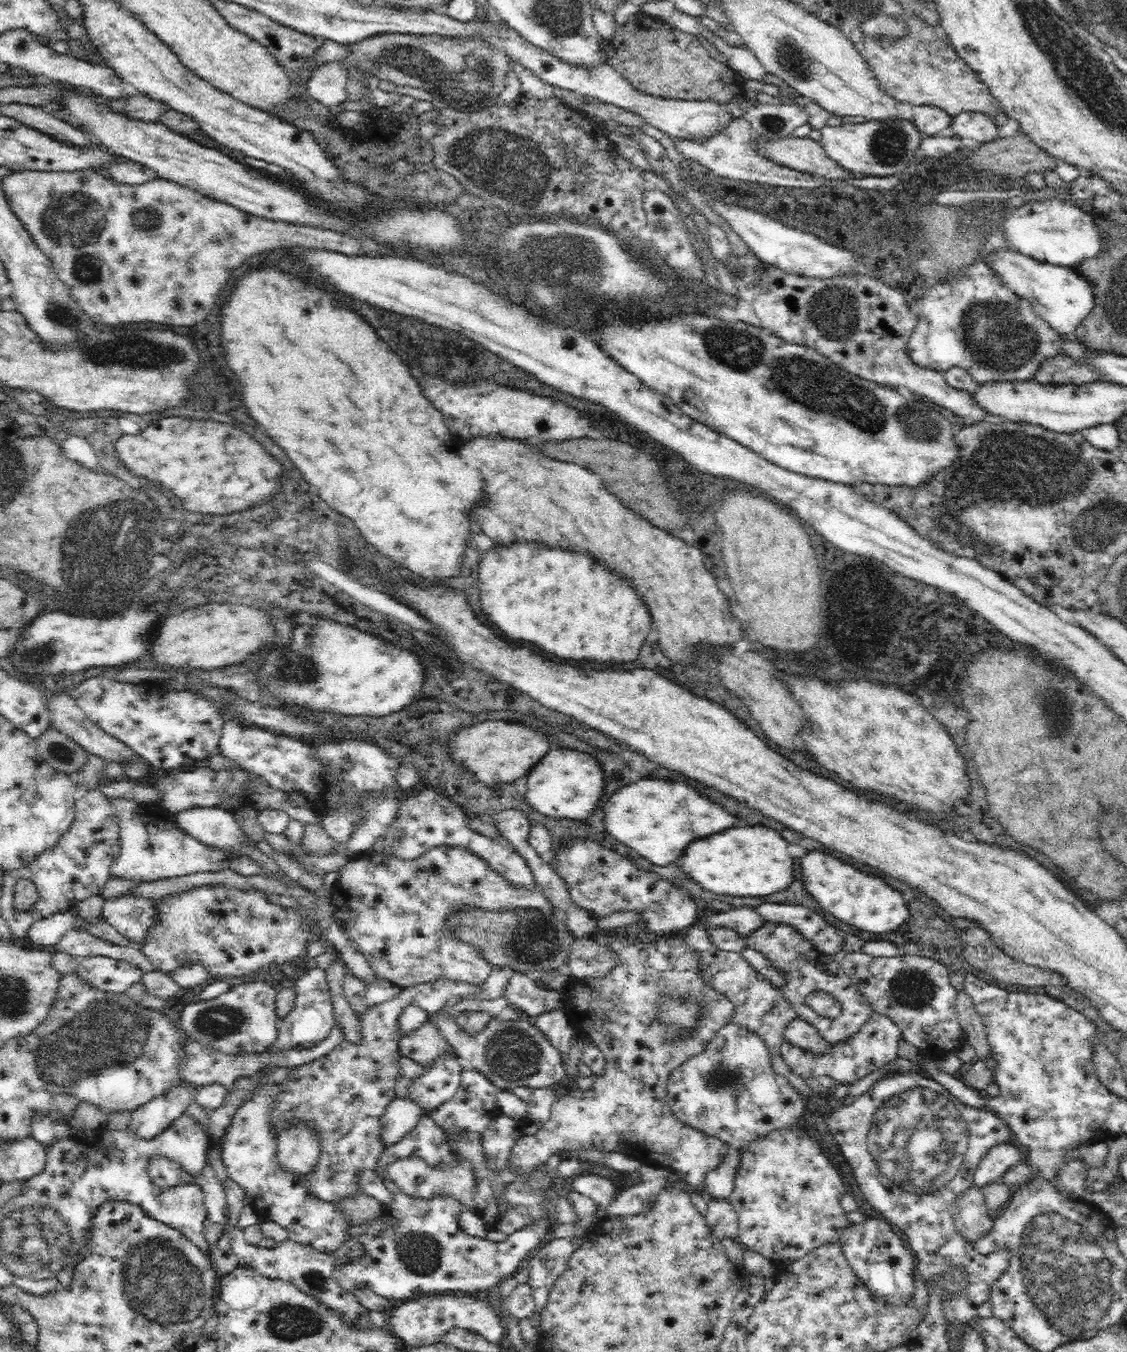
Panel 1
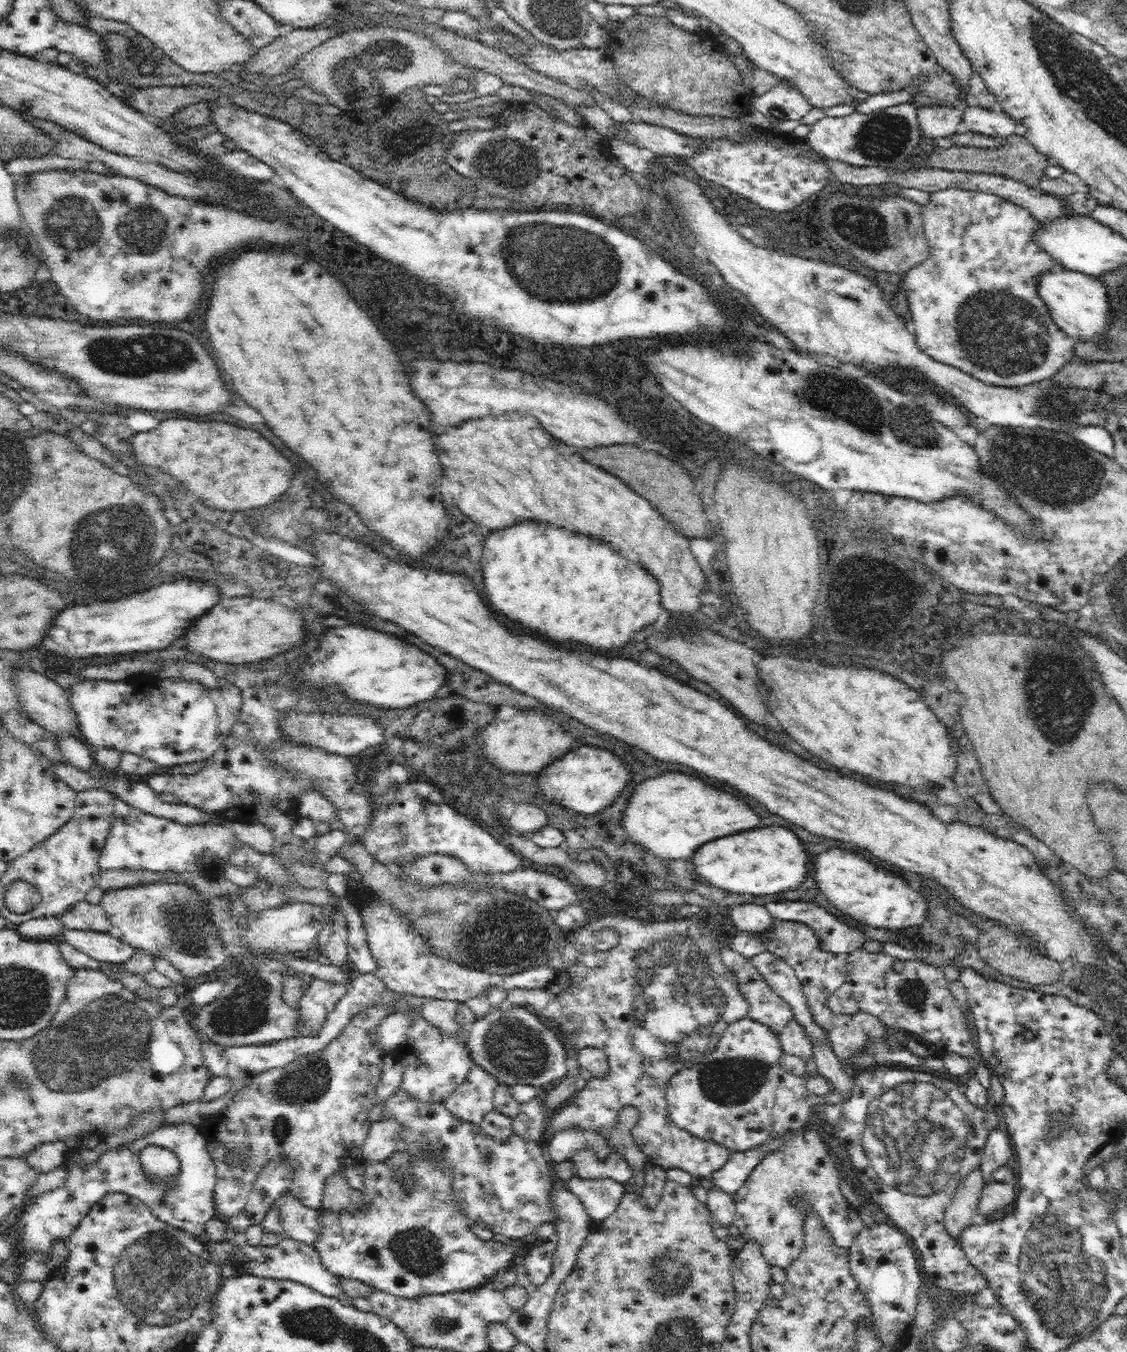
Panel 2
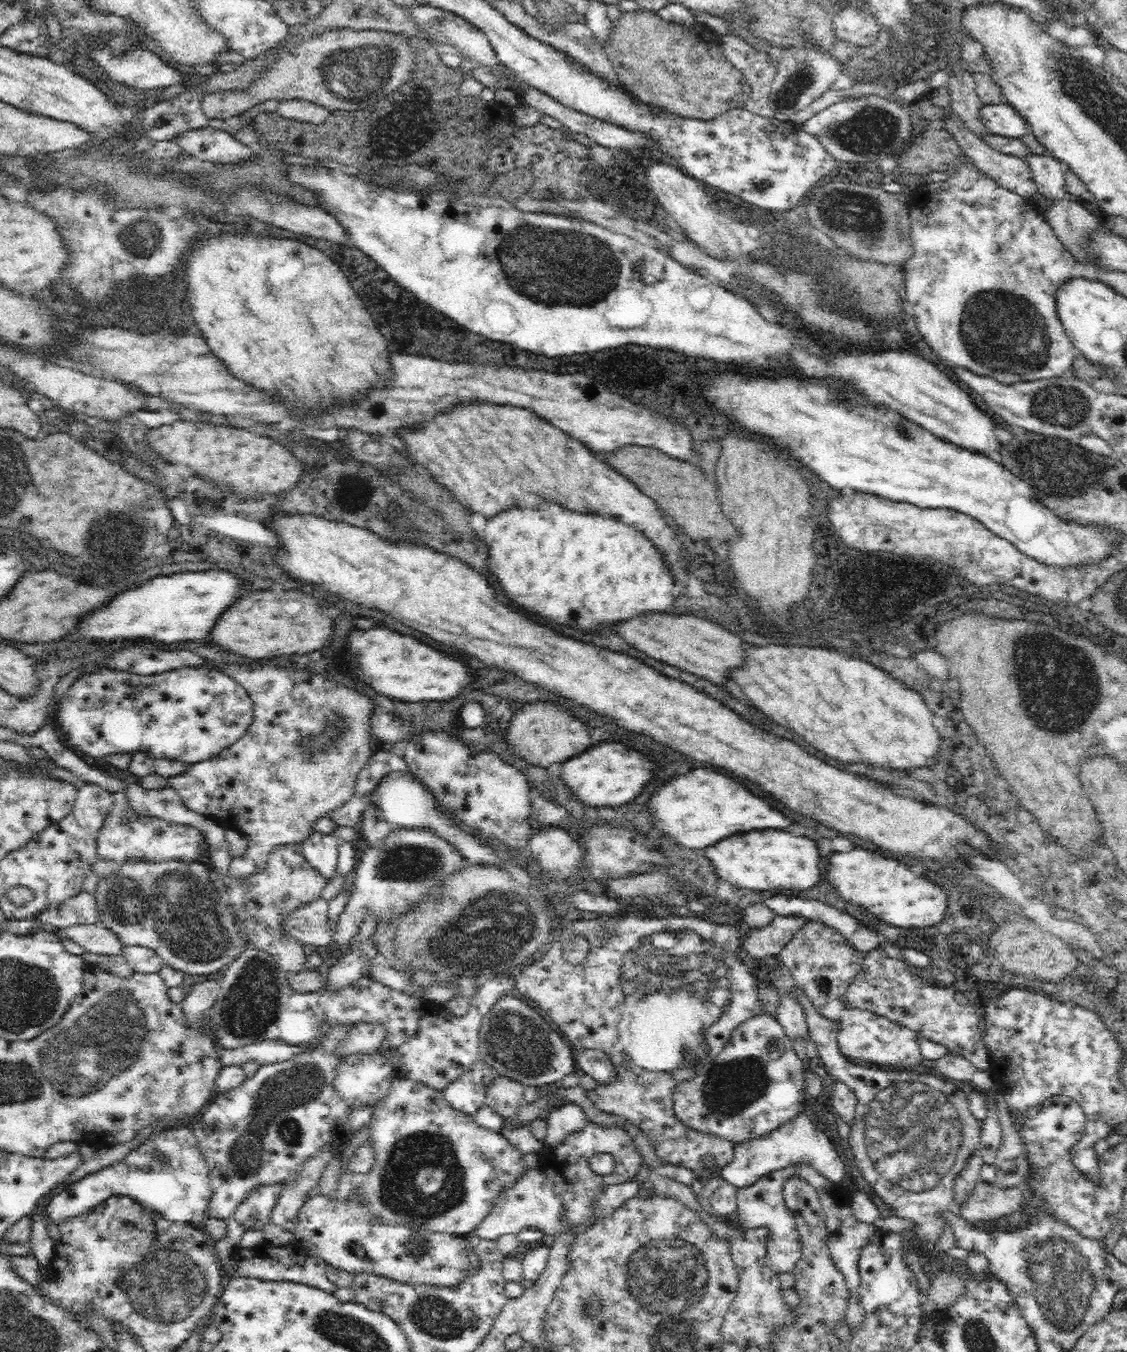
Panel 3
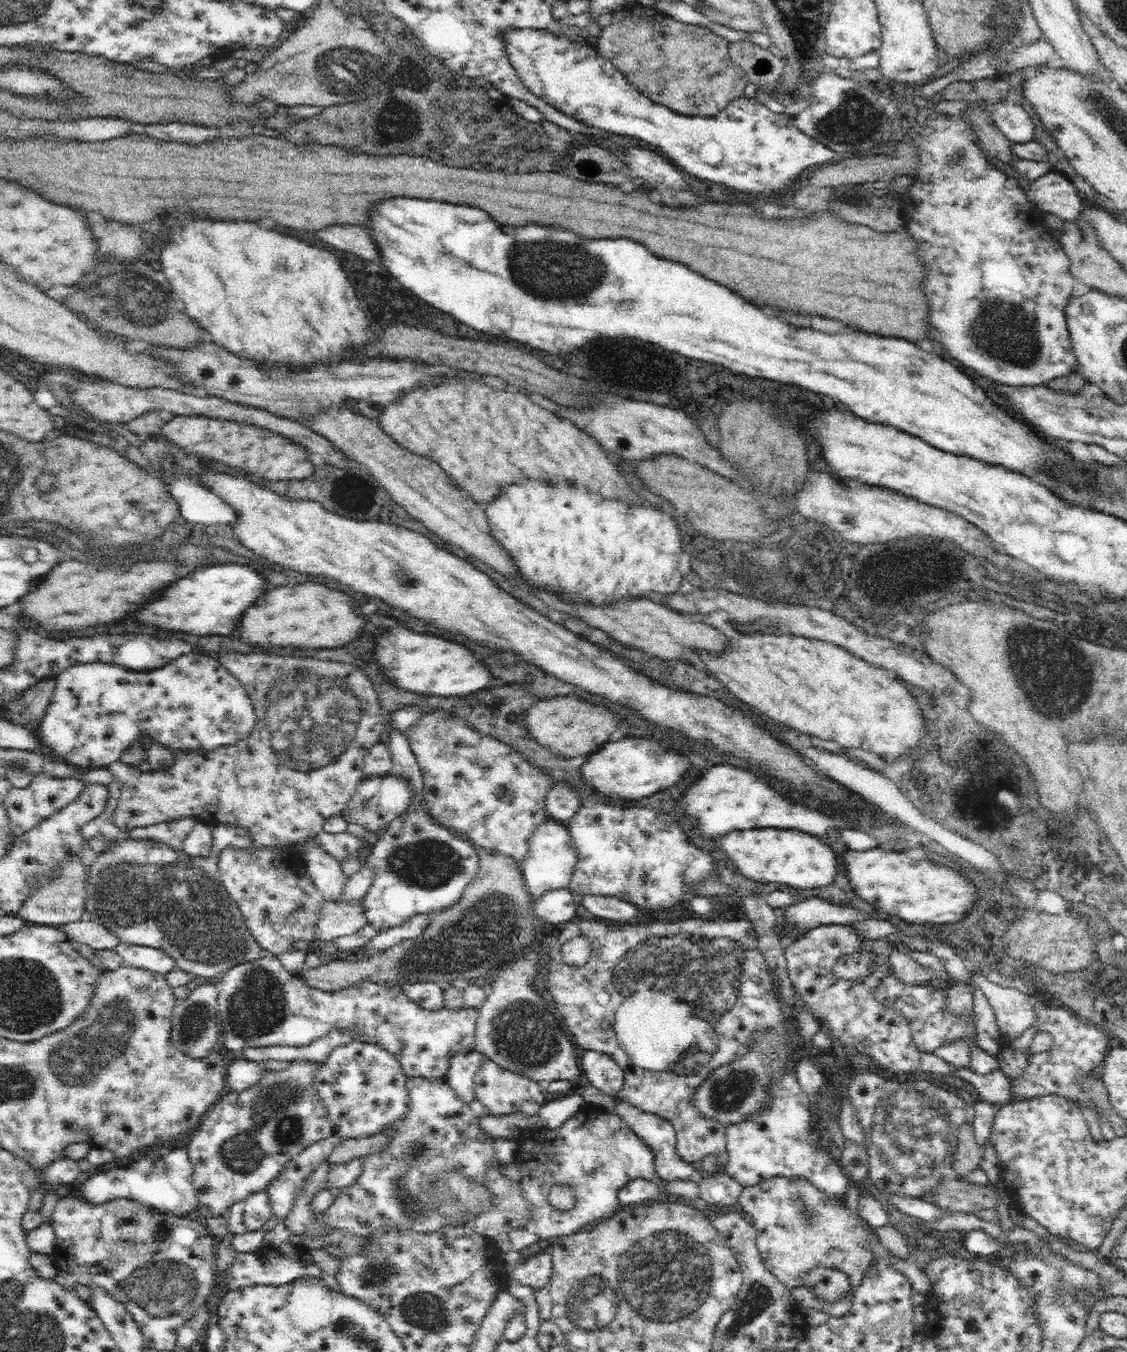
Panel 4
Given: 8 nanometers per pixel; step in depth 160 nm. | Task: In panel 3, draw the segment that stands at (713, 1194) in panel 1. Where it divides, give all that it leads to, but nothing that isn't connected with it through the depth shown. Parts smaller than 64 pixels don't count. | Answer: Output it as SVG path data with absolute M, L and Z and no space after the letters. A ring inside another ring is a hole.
M803 1112L795 1118L795 1121L781 1126L767 1137L735 1146L733 1159L716 1173L730 1185L743 1189L756 1182L756 1178L761 1174L766 1174L770 1170L778 1170L778 1168L788 1166L790 1162L796 1162L797 1159L802 1158L810 1159L824 1176L831 1178L836 1183L840 1183L840 1180L845 1177L844 1162L836 1153L834 1145L824 1132L816 1130L814 1123Z

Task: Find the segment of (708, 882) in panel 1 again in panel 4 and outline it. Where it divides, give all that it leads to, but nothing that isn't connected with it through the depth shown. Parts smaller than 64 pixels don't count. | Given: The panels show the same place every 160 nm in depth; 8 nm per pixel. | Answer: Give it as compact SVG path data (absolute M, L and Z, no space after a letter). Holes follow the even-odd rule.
M740 830L724 836L718 850L734 864L736 872L754 882L778 882L792 888L818 888L834 880L834 852L822 840L798 830Z

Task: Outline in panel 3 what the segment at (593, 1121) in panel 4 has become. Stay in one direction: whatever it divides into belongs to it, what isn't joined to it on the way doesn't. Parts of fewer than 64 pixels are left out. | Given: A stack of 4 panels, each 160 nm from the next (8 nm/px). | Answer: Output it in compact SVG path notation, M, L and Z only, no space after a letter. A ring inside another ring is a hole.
M588 1123L583 1132L574 1133L563 1145L551 1151L554 1154L555 1168L560 1174L560 1180L556 1180L557 1189L561 1190L565 1207L567 1208L567 1218L575 1224L582 1224L590 1217L588 1211L588 1196L594 1194L598 1188L606 1184L622 1184L623 1182L634 1181L638 1174L638 1162L640 1155L634 1151L634 1143L630 1141L630 1135L622 1129L602 1129ZM598 1152L608 1152L615 1158L615 1167L610 1174L598 1175L598 1173L588 1168L588 1160Z

